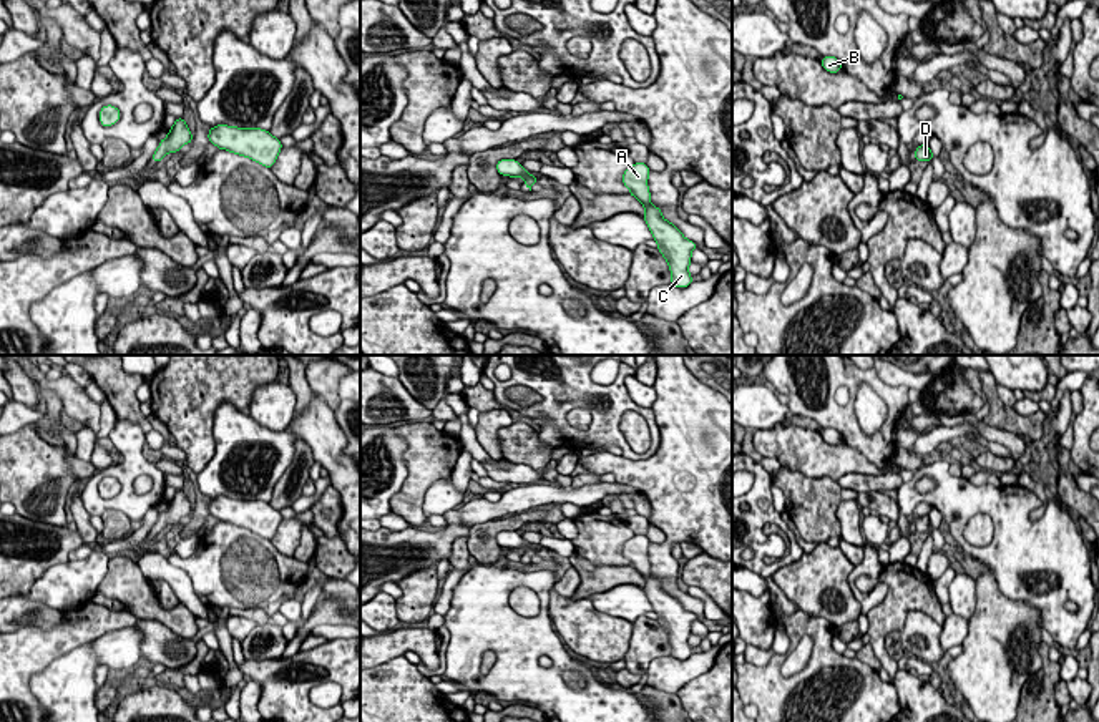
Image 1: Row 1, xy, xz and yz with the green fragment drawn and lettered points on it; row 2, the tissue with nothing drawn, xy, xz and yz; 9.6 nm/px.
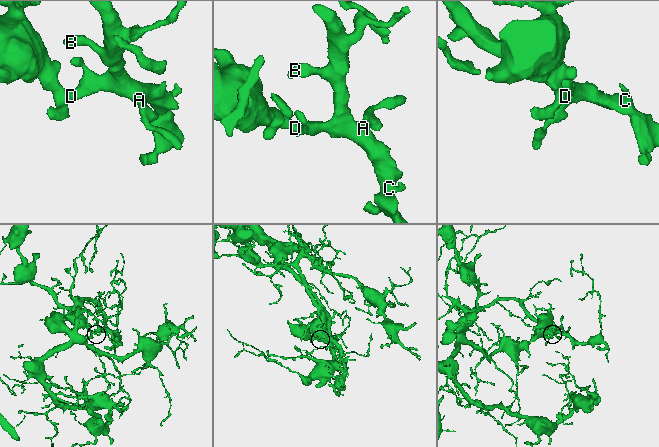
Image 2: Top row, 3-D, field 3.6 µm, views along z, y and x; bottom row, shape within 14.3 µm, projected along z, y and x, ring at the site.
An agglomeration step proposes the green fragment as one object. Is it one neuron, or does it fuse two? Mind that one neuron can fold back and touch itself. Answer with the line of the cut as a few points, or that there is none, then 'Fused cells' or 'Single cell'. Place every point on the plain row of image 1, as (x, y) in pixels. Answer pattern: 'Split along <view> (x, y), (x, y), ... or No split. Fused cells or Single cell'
No split. Single cell

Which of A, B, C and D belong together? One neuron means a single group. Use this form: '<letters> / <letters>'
A B C D

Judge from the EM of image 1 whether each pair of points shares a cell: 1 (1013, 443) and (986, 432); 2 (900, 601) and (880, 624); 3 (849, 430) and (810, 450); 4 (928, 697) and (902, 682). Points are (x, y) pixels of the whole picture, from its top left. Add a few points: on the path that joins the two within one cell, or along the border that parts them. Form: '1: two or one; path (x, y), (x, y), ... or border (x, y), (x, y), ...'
1: one; path (1006, 439), (993, 435)
2: one; path (895, 606), (885, 619)
3: two; border (842, 439), (872, 463)
4: one; path (922, 697), (908, 687)

